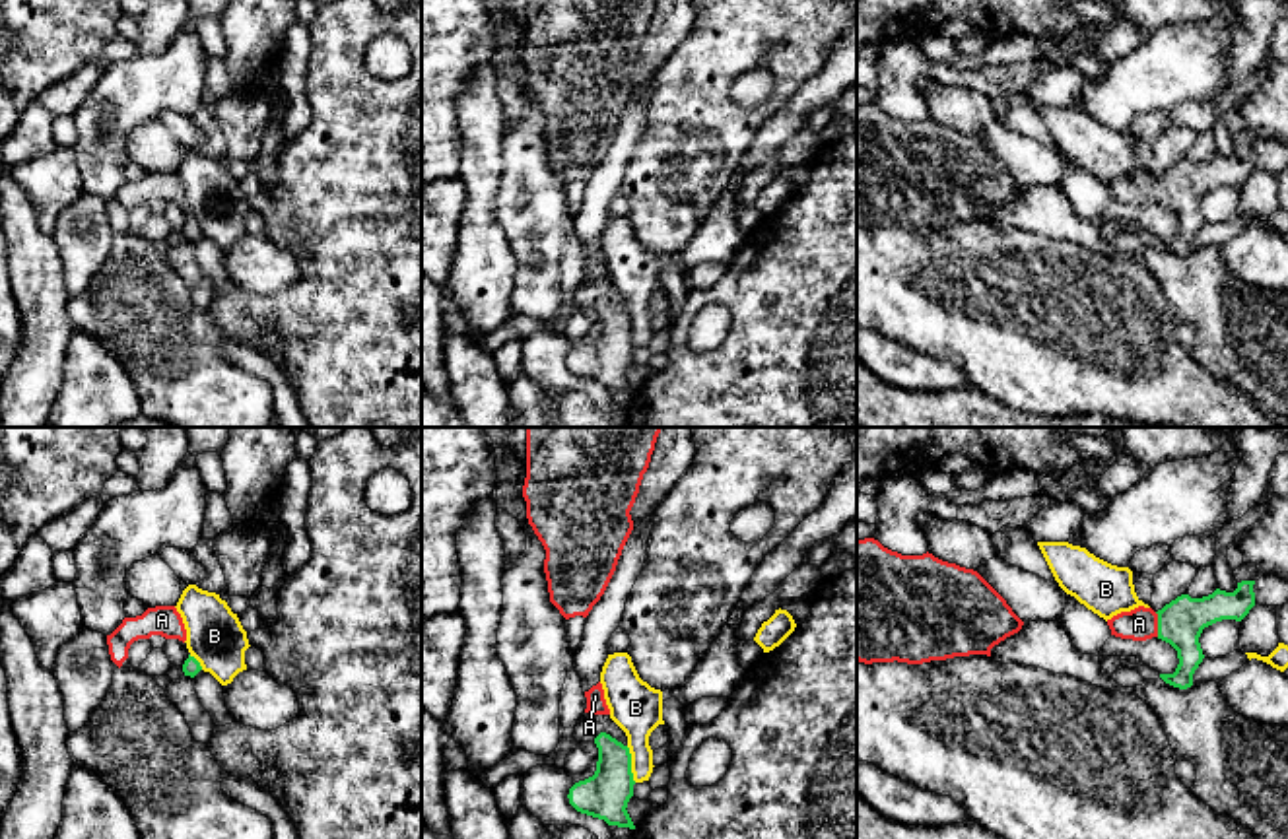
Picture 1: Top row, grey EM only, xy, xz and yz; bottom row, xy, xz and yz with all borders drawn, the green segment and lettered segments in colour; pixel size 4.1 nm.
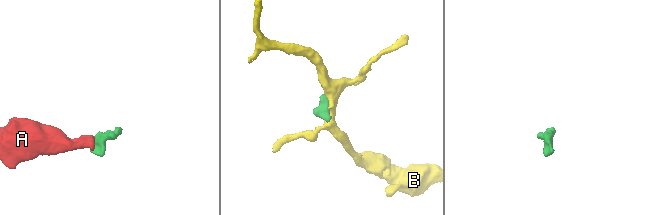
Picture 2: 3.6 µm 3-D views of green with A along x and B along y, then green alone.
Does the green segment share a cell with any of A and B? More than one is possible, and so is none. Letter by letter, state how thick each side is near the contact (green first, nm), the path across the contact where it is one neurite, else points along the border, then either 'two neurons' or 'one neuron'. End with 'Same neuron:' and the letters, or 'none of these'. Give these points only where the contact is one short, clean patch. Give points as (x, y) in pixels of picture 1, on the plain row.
A: 190/140 nm | across yz (1180, 187), (1158, 189), (1139, 189) | one neuron
B: 200/220 nm | along xz (626, 311), (636, 346) | two neurons
Same neuron: A

